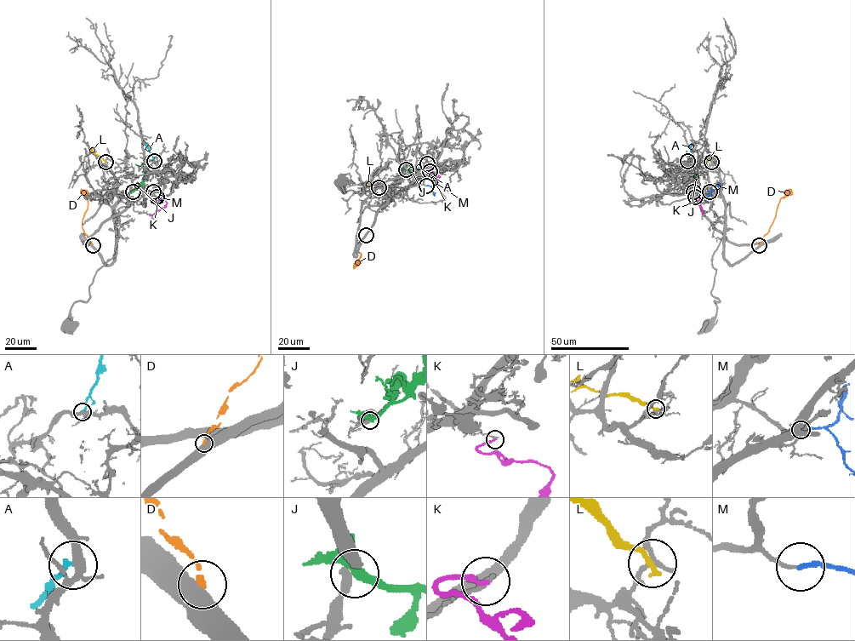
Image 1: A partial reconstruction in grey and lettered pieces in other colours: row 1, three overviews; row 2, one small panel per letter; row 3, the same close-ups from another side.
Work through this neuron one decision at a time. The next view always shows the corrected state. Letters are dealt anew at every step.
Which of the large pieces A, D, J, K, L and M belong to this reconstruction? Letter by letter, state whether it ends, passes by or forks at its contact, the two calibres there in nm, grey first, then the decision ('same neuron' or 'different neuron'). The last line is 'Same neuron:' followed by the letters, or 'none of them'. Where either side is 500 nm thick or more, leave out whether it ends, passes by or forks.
A: it ends there; 280 nm thick on the grey side, 220 nm on the other; different neuron
D: 550 nm thick on the grey side, 180 nm on the other; different neuron
J: it passes by; 360 nm thick on the grey side, 360 nm on the other; different neuron
K: it ends there; 180 nm thick on the grey side, 200 nm on the other; different neuron
L: it ends there; 200 nm thick on the grey side, 240 nm on the other; different neuron
M: it ends there; 140 nm thick on the grey side, 180 nm on the other; same neuron
Same neuron: M

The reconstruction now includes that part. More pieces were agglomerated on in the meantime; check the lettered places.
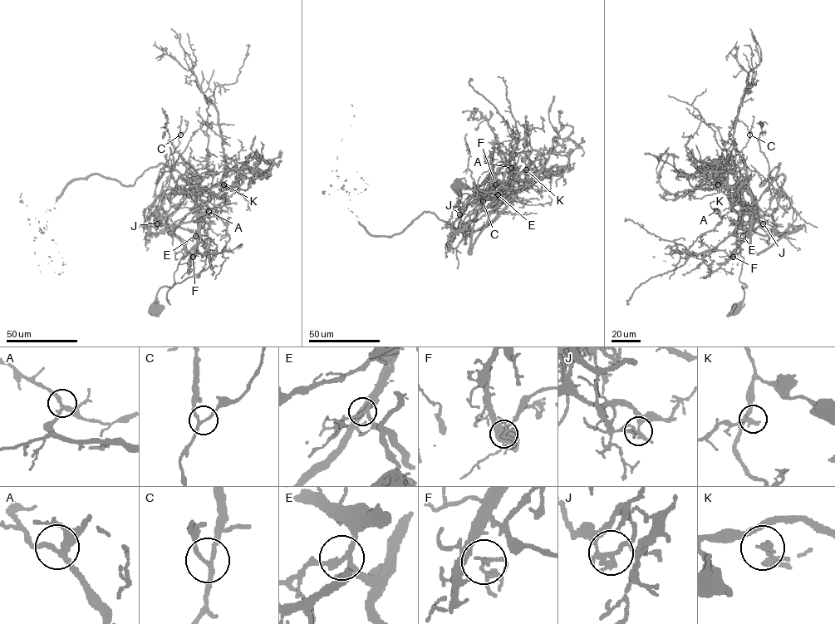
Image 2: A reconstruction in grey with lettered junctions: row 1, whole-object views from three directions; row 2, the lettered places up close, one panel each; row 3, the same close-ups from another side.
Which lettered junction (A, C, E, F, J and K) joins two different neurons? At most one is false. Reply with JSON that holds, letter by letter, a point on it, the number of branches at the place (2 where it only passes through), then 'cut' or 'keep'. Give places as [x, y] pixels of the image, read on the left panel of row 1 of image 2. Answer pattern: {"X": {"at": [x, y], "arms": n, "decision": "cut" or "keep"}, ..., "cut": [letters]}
{"A": {"at": [208, 211], "arms": 3, "decision": "keep"}, "C": {"at": [180, 135], "arms": 3, "decision": "keep"}, "E": {"at": [195, 236], "arms": 3, "decision": "keep"}, "F": {"at": [193, 257], "arms": 3, "decision": "keep"}, "J": {"at": [157, 223], "arms": 3, "decision": "cut"}, "K": {"at": [223, 184], "arms": 3, "decision": "keep"}, "cut": ["J"]}

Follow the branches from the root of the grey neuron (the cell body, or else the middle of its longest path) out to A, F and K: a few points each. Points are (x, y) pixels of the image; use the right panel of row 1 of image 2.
A: (736, 307), (746, 287), (739, 279), (743, 258), (737, 233), (713, 248), (688, 253), (720, 223), (716, 211)
F: (736, 307), (743, 302), (742, 287), (746, 287), (739, 279), (743, 258), (739, 244), (733, 257)
K: (736, 307), (746, 287), (739, 279), (739, 248), (749, 235), (752, 195), (737, 182), (718, 184)

